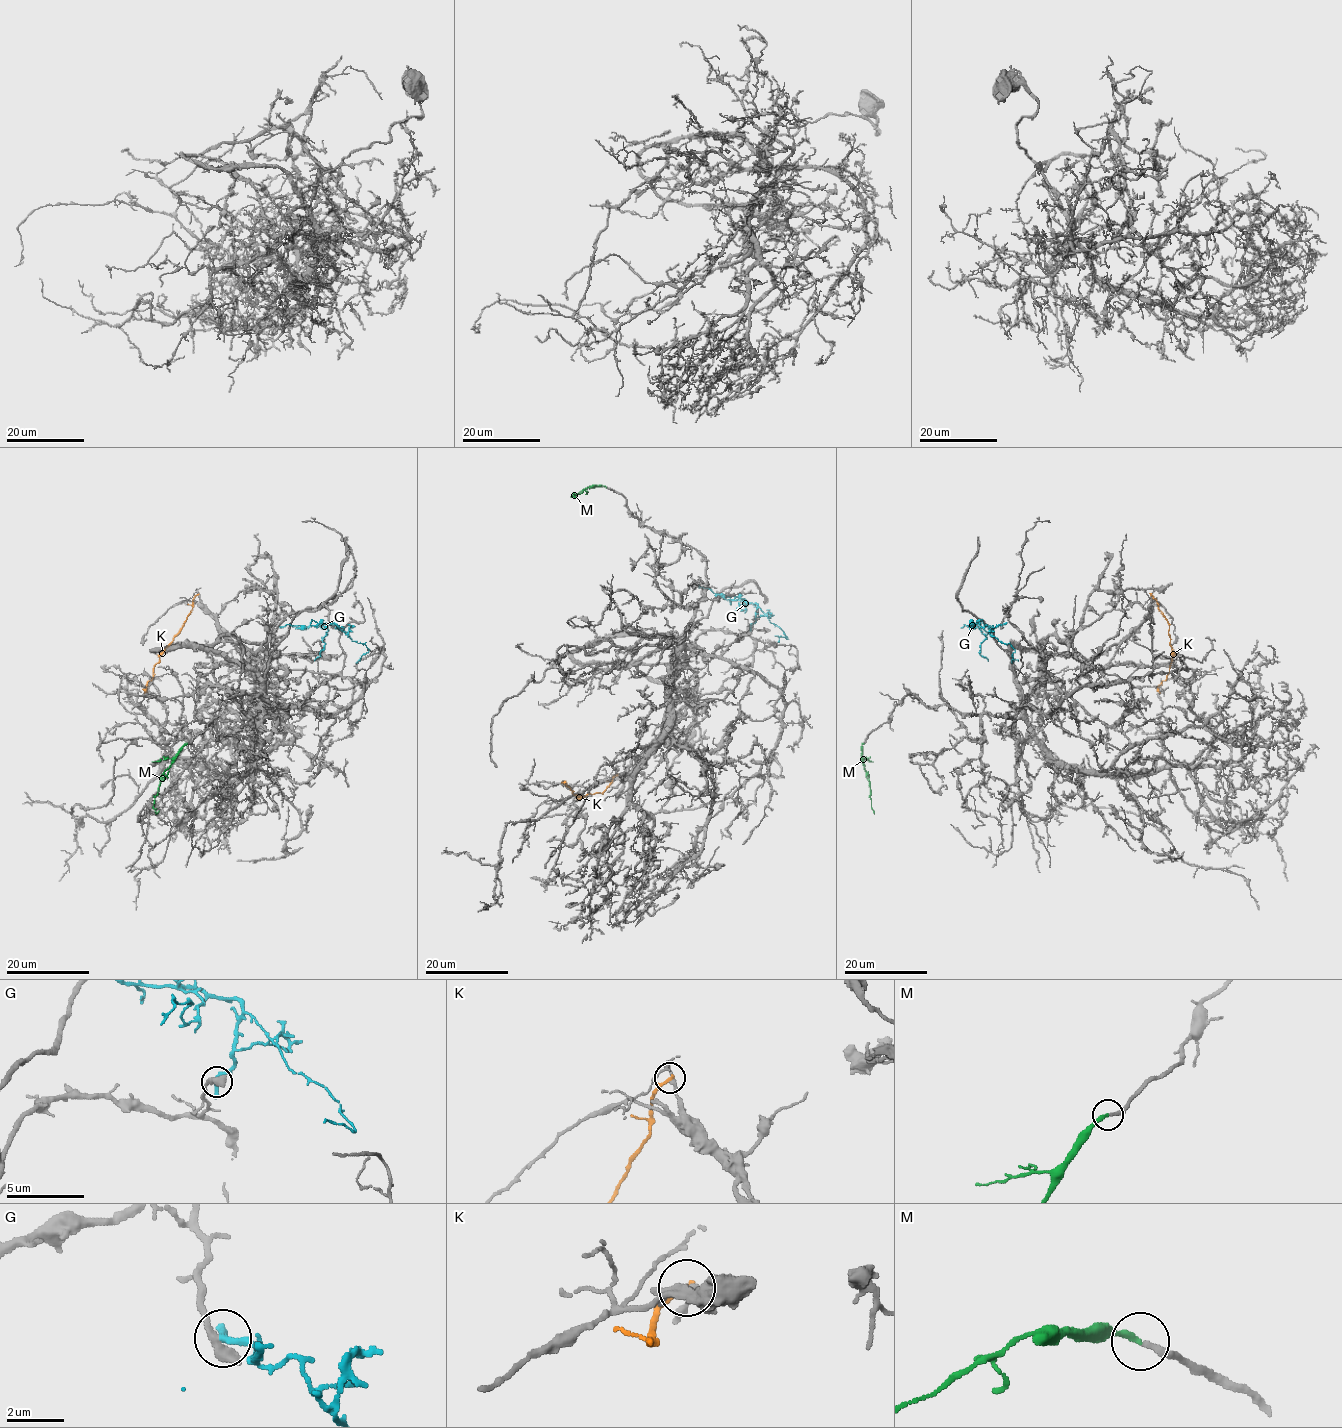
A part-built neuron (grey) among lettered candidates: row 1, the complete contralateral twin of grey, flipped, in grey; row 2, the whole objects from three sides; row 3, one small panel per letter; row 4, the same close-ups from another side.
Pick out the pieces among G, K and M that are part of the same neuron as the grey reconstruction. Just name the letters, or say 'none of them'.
M

